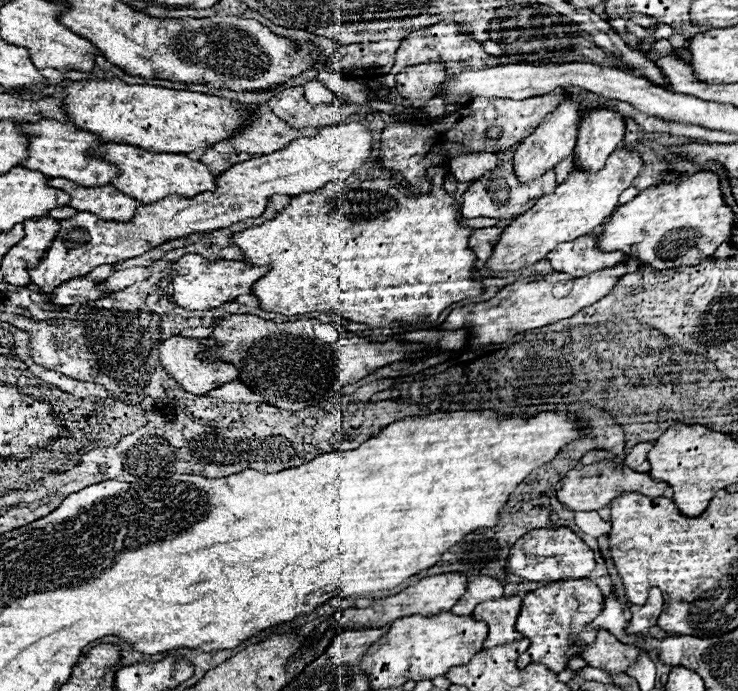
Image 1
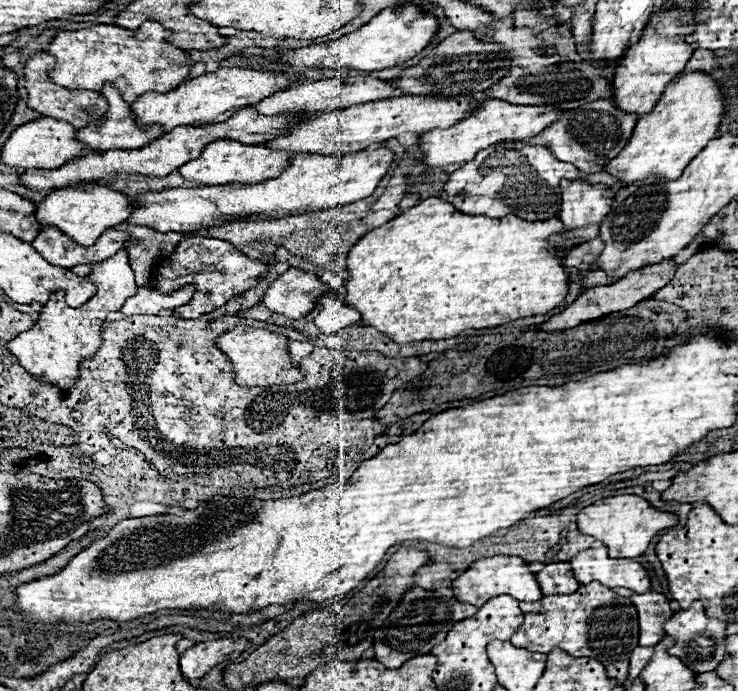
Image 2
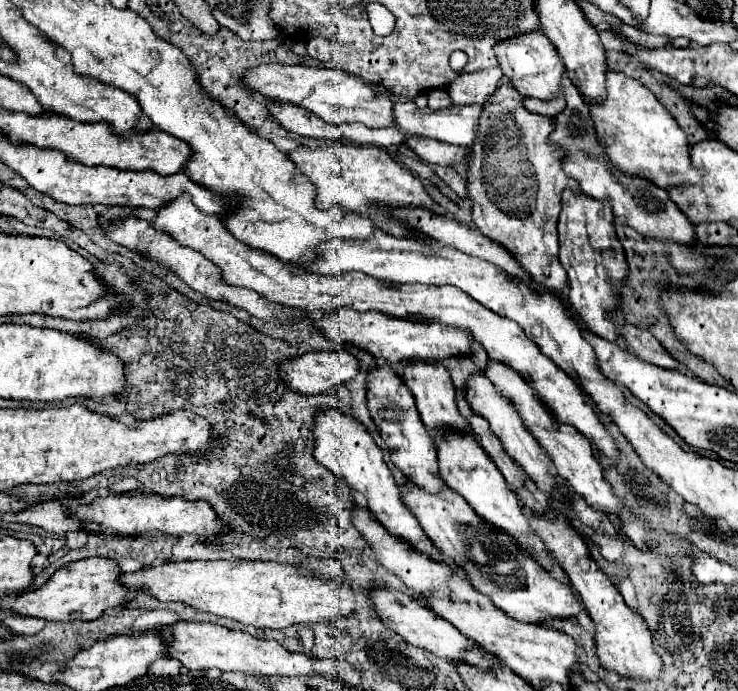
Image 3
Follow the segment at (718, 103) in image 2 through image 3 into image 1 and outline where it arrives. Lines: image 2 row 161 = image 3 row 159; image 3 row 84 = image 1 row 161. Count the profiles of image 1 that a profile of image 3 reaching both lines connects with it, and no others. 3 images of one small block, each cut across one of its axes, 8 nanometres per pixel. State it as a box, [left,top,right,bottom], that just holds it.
[486,148,644,270]

